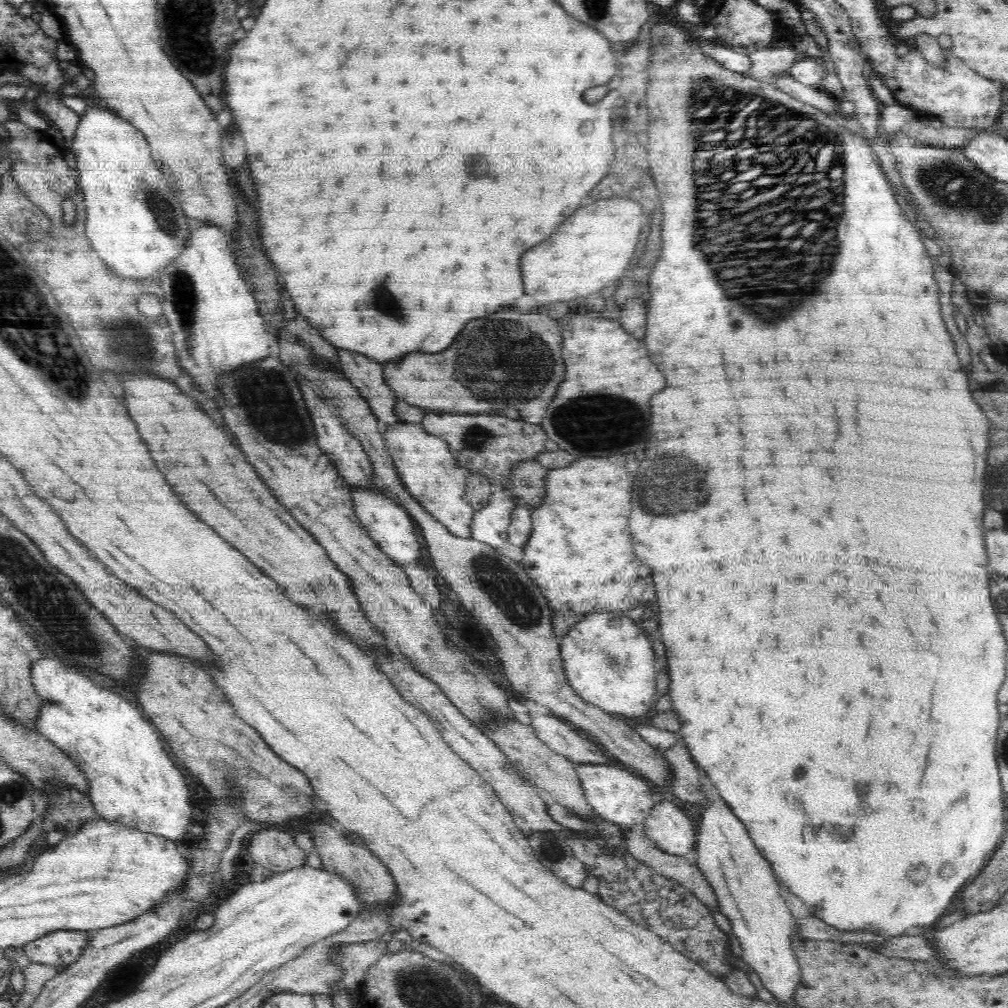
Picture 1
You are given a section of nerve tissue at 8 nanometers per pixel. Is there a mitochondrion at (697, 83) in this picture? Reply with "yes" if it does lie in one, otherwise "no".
yes

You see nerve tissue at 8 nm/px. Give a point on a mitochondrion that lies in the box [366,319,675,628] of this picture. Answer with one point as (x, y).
(590, 419)

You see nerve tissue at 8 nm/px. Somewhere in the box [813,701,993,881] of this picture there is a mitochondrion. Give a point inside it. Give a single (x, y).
(868, 779)

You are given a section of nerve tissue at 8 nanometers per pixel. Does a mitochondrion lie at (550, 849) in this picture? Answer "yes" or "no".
yes

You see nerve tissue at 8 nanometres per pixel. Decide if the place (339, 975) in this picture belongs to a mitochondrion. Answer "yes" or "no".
no

